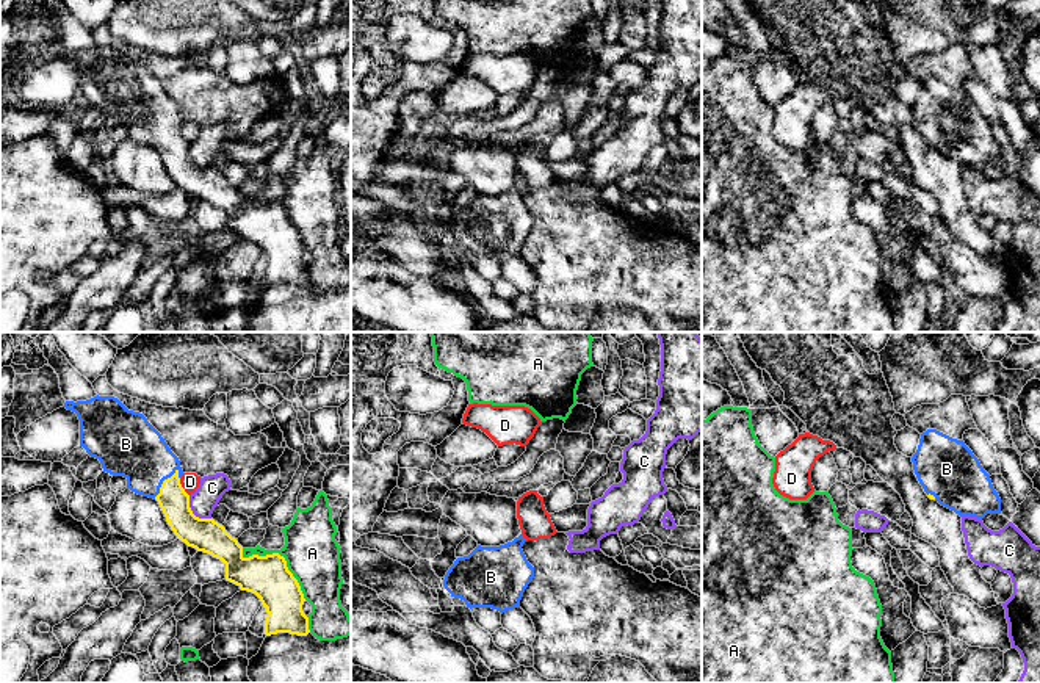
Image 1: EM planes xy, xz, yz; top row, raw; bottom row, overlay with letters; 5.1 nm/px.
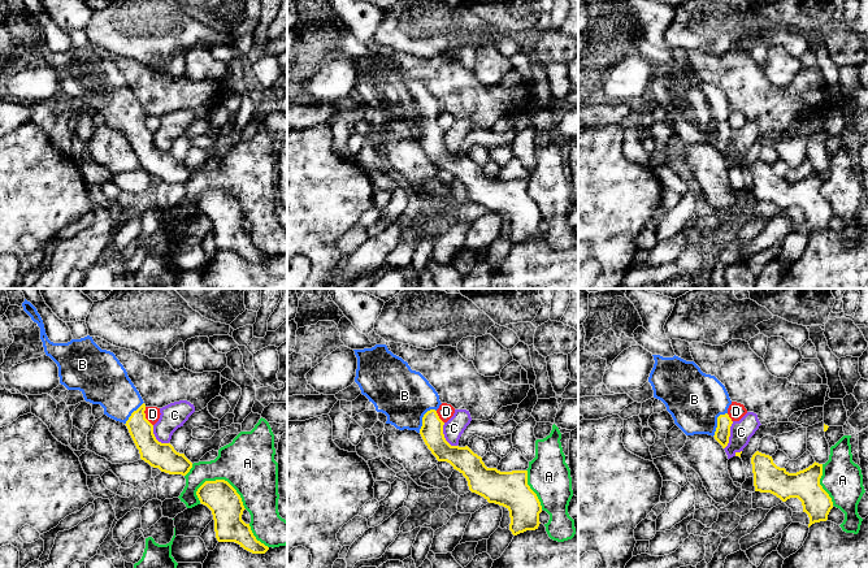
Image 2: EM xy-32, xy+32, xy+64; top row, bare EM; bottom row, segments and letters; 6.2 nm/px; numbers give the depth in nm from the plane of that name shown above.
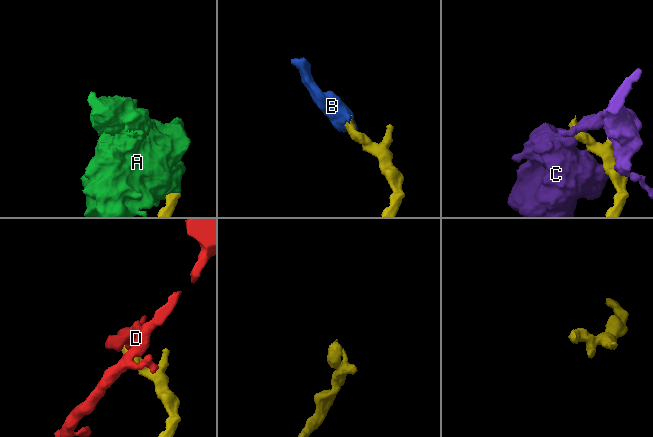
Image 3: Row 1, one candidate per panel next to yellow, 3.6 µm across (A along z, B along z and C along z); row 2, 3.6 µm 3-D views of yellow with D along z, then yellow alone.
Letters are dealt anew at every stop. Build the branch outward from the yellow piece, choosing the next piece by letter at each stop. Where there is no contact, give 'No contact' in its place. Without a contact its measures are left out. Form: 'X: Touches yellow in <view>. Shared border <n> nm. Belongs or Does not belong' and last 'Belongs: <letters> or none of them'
A: Touches yellow in xy. Shared border 420 nm. Does not belong
B: Touches yellow in xy. Shared border 200 nm. Belongs
C: Touches yellow in xy. Shared border 170 nm. Does not belong
D: Touches yellow in xy. Shared border 110 nm. Does not belong
Belongs: B

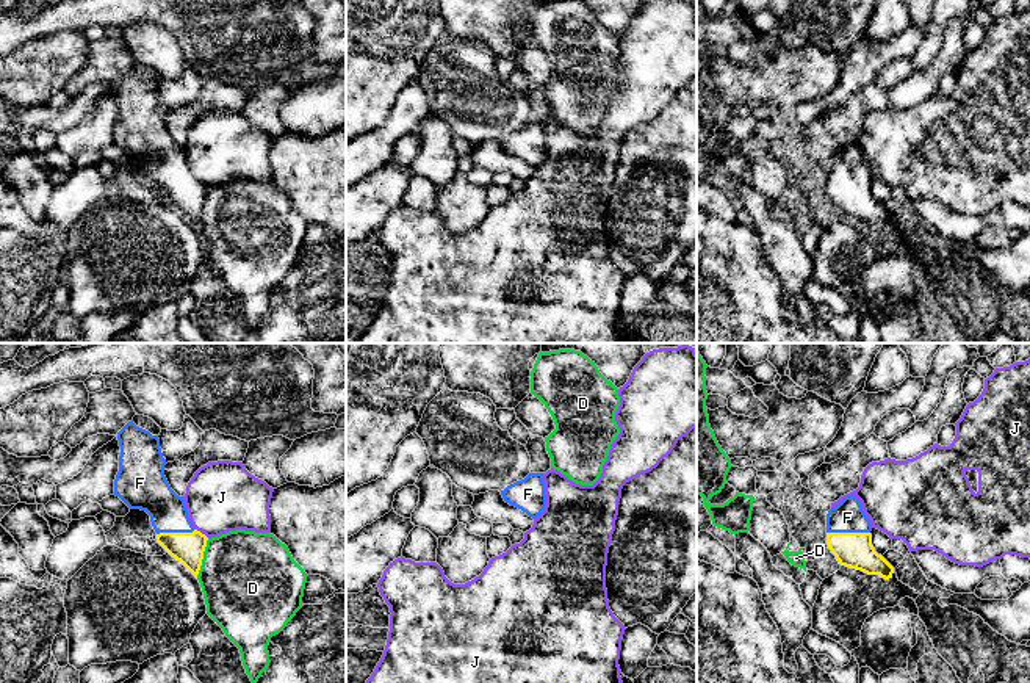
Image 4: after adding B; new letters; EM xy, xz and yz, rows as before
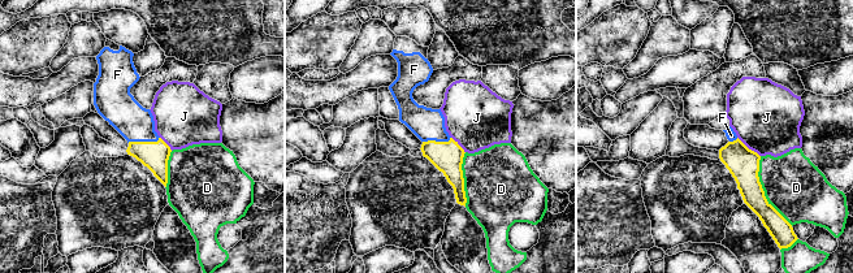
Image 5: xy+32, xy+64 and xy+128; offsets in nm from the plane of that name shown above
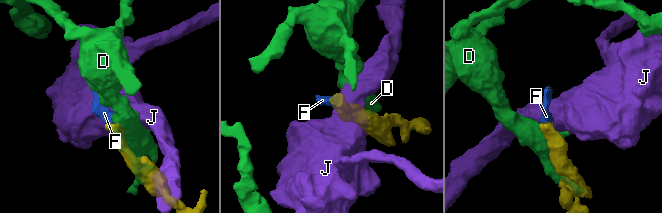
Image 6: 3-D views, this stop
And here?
D: Touches yellow in xy. Shared border 220 nm. Does not belong
F: Touches yellow in yz. Shared border 220 nm. Belongs
J: Touches yellow in xy. Shared border 90 nm. Does not belong
Belongs: F

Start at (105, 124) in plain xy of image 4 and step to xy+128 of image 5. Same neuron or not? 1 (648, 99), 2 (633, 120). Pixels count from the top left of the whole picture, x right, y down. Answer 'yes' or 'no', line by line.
1: yes
2: yes

